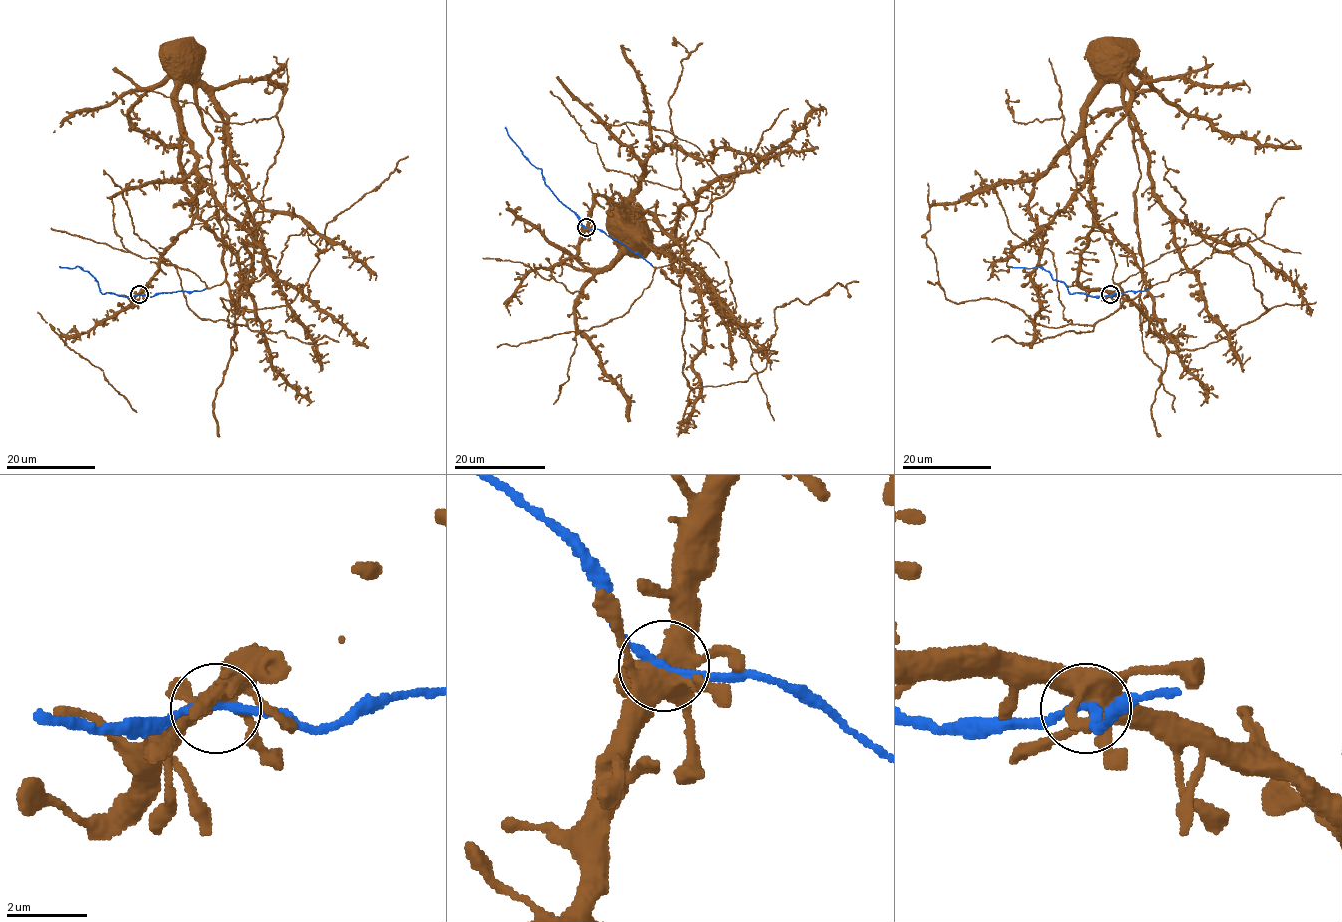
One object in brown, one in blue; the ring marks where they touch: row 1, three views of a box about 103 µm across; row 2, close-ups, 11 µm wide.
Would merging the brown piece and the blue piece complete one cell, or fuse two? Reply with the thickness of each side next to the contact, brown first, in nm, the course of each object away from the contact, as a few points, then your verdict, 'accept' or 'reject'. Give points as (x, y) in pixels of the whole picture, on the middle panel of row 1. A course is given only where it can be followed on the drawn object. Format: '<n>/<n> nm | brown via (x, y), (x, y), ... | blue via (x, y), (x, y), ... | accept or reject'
480/190 nm | brown via (586, 228), (591, 204), (597, 196), (609, 197), (615, 203), (640, 211), (630, 208), (629, 202), (617, 227) | blue via (586, 228), (549, 188), (541, 170), (524, 155), (505, 127) | accept

